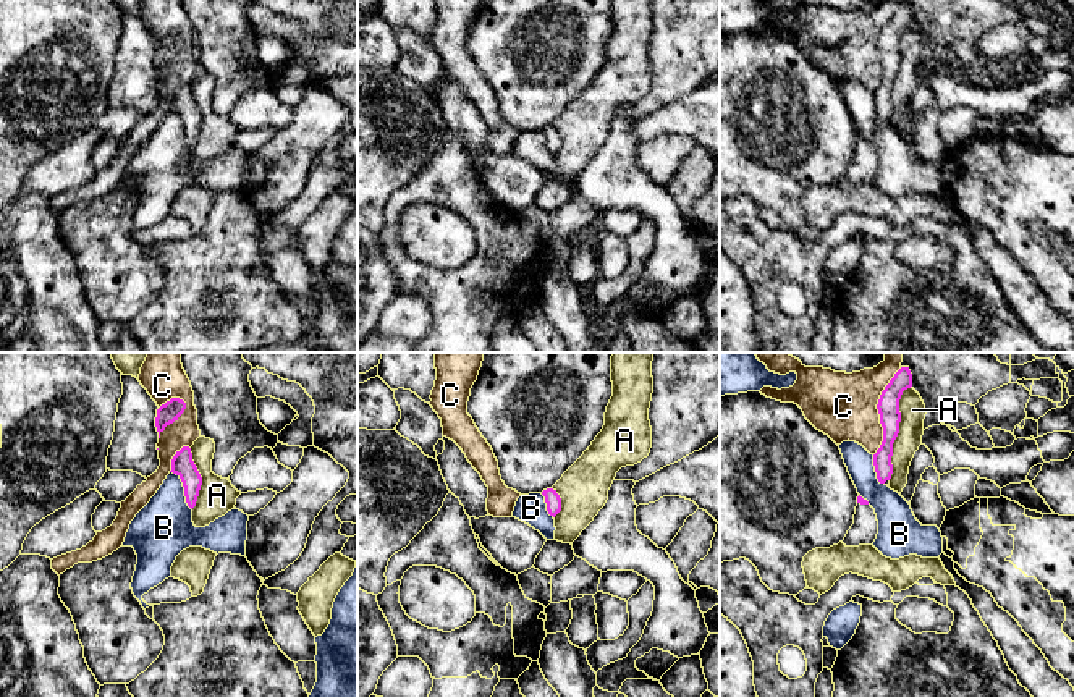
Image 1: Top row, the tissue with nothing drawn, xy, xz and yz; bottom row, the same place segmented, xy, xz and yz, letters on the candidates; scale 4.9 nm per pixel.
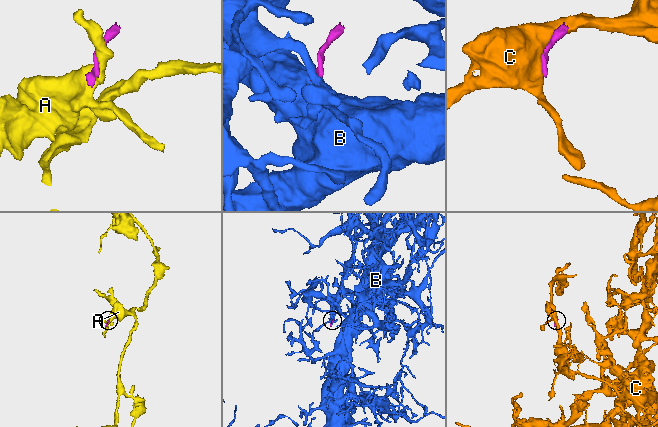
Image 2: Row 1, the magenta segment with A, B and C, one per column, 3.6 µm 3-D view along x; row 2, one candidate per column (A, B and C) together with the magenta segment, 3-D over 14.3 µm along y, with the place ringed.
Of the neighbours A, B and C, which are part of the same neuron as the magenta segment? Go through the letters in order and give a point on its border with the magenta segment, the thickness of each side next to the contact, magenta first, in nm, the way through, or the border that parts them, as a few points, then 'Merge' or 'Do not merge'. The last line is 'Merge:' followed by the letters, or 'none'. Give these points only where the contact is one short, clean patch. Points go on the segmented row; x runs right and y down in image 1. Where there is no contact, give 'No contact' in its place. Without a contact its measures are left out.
A: Touches magenta at yz (898, 432). Thickness 110 nm (magenta) against 130 nm. Do not merge
B: Touches magenta at xy (185, 490). Thickness 110 nm (magenta) against 300 nm. Boundary: xy (170, 471), (180, 479), (185, 502), (191, 510). Do not merge
C: Touches magenta at yz (879, 411). Thickness 110 nm (magenta) against 320 nm. Do not merge
Merge: none

